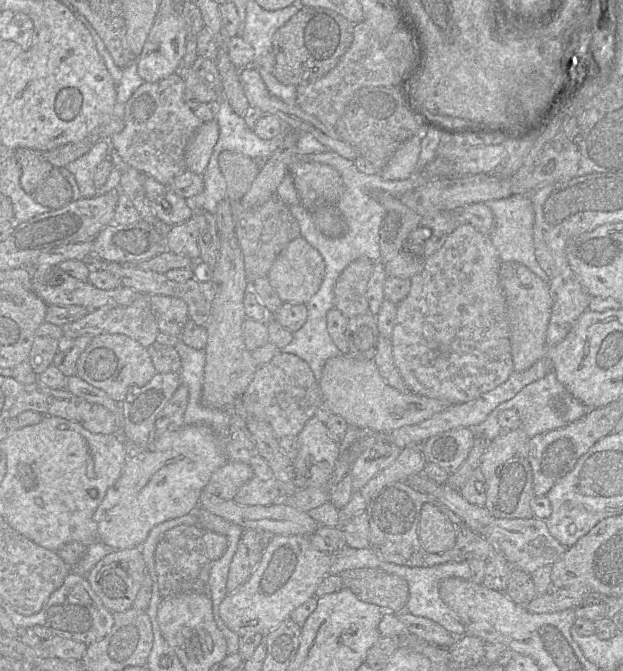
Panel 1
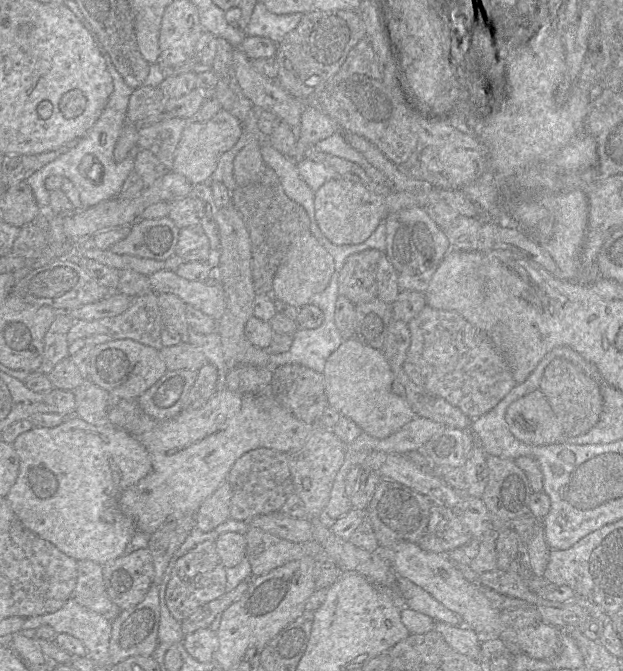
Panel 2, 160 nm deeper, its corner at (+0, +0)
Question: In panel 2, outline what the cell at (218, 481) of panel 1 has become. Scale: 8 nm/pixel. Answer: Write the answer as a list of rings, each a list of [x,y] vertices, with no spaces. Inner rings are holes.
[[[225,480],[199,507],[195,514],[195,527],[209,532],[229,519],[231,486]]]

